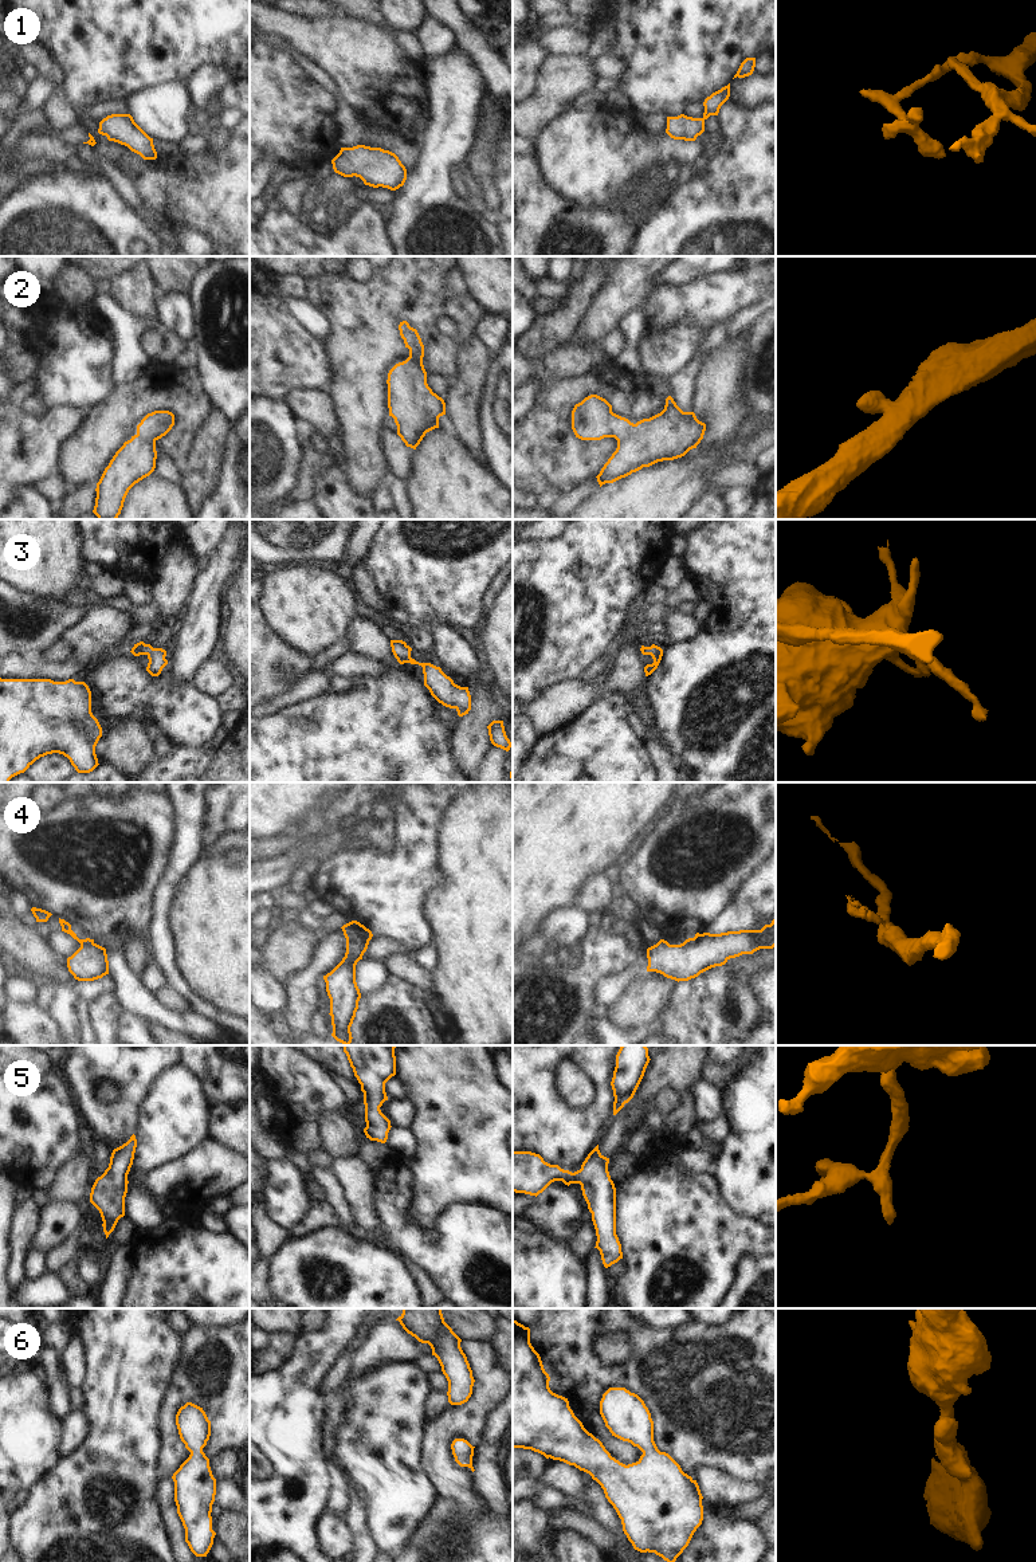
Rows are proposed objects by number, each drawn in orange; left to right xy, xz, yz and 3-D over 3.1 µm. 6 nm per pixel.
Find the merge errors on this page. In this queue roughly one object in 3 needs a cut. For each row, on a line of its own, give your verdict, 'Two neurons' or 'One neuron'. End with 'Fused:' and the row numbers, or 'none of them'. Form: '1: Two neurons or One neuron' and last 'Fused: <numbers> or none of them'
1: One neuron
2: One neuron
3: One neuron
4: Two neurons
5: One neuron
6: One neuron
Fused: 4

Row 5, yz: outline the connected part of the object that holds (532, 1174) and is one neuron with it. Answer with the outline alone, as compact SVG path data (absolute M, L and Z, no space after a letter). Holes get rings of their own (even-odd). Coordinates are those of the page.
M599 1145L588 1154L581 1169L572 1173L561 1169L558 1165L550 1165L539 1154L531 1151L513 1151L513 1192L538 1196L552 1182L562 1181L565 1185L580 1184L582 1196L592 1213L592 1221L596 1229L596 1247L600 1251L605 1268L623 1259L621 1244L616 1235L616 1188L608 1172L609 1158L604 1157Z

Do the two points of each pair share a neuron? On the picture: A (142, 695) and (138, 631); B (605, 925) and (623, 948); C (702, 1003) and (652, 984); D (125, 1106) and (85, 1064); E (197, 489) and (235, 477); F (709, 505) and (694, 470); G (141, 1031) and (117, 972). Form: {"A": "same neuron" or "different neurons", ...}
{"A": "different neurons", "B": "same neuron", "C": "different neurons", "D": "same neuron", "E": "different neurons", "F": "different neurons", "G": "different neurons"}

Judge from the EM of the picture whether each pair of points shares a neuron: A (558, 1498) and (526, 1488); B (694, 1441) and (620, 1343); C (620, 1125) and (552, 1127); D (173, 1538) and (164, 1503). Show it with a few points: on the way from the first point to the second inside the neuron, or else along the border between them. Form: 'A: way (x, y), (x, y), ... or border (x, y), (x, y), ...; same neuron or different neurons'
A: way (550, 1498), (534, 1490); same neuron
B: border (628, 1335), (631, 1356), (623, 1364), (599, 1360); different neurons
C: border (613, 1115), (597, 1143); different neurons
D: way (173, 1530), (168, 1511); same neuron

